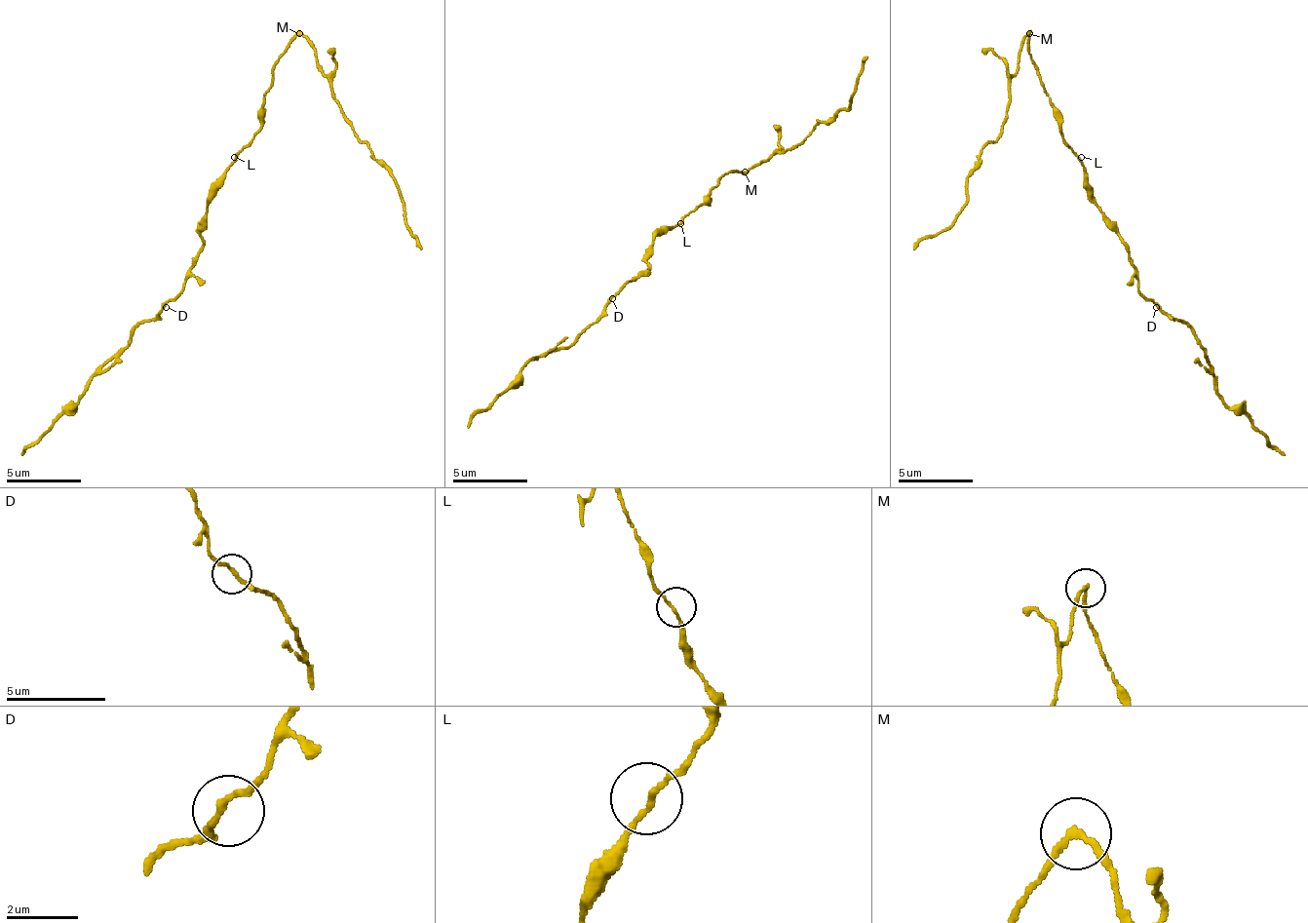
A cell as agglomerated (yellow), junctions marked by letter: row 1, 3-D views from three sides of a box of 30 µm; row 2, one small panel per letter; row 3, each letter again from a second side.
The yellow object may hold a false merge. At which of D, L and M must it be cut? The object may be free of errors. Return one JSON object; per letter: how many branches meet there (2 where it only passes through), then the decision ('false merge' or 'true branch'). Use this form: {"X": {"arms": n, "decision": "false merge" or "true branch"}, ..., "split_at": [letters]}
{"D": {"arms": 2, "decision": "true branch"}, "L": {"arms": 2, "decision": "true branch"}, "M": {"arms": 2, "decision": "false merge"}, "split_at": ["M"]}

